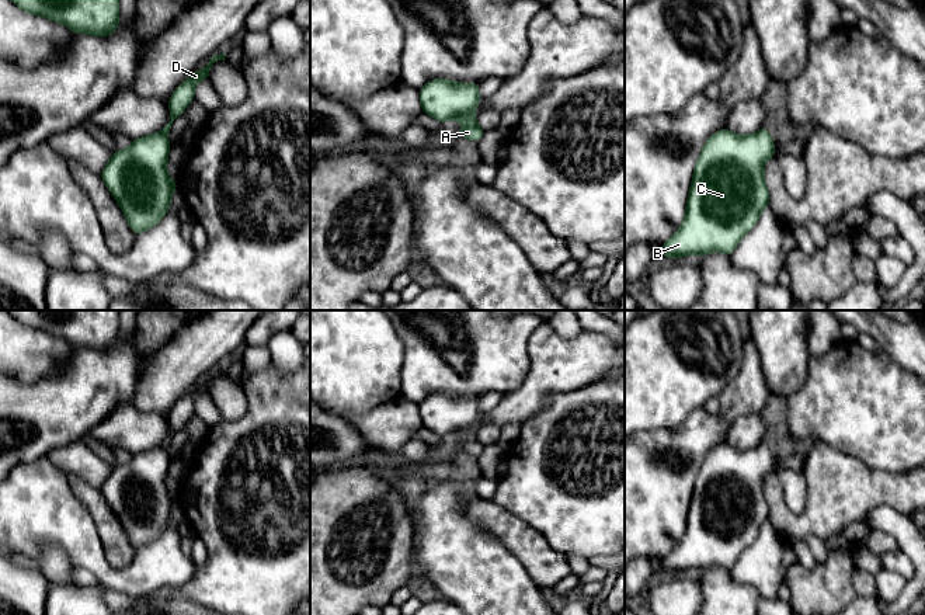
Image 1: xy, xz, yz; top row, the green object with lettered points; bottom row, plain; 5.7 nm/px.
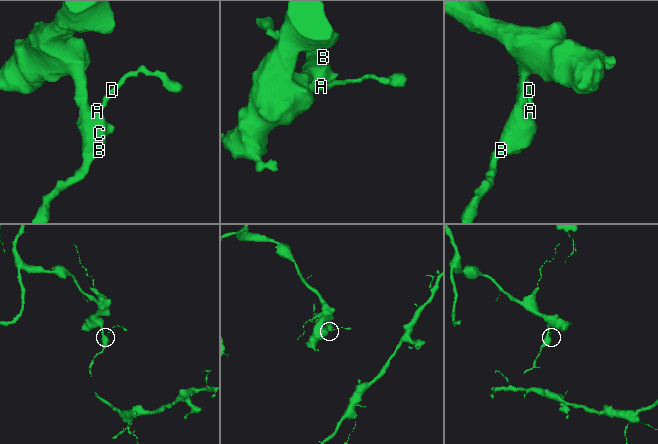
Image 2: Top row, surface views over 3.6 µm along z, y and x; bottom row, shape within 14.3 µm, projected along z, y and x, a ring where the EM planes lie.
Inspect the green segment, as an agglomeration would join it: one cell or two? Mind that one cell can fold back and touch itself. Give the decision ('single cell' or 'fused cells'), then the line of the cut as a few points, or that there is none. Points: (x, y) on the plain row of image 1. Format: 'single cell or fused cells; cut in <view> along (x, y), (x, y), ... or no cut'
single cell; no cut

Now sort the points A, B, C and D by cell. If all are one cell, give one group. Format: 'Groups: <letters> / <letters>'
Groups: A B C D

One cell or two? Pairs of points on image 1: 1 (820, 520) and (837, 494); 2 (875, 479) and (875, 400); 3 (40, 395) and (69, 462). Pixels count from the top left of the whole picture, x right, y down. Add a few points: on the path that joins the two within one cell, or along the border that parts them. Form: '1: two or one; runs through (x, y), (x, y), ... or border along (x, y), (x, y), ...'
1: one; runs through (826, 514), (834, 500)
2: two; border along (845, 454), (870, 468), (890, 472), (908, 469)
3: two; border along (80, 438), (55, 447), (45, 455)

